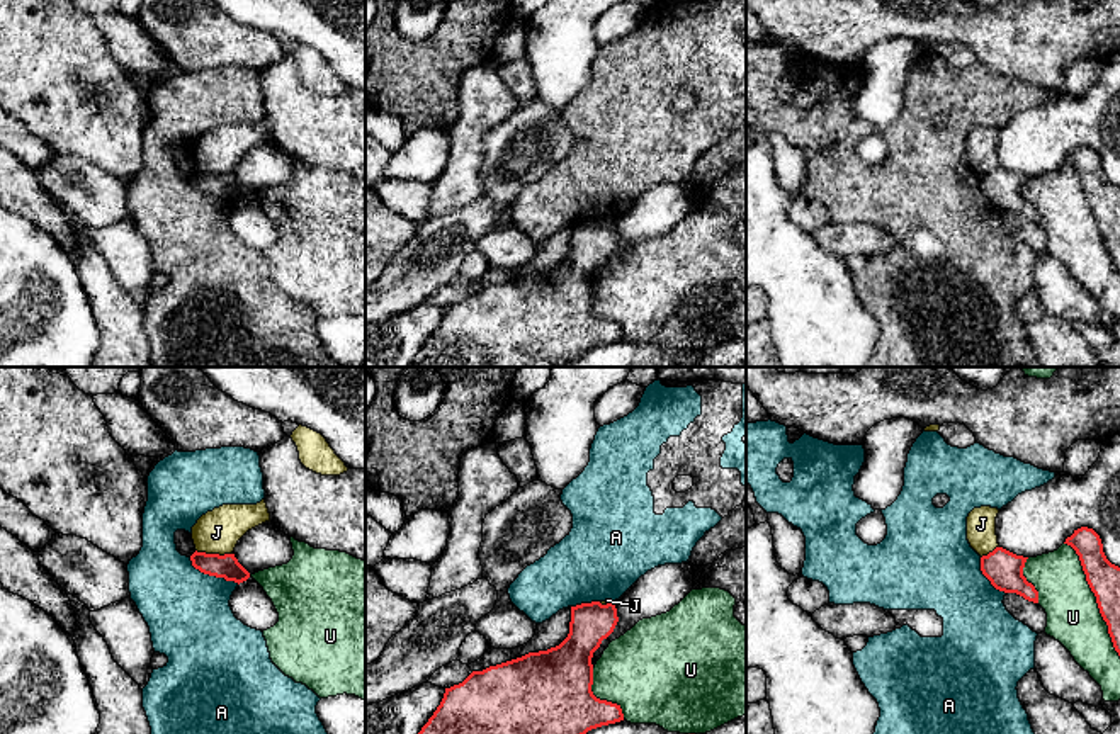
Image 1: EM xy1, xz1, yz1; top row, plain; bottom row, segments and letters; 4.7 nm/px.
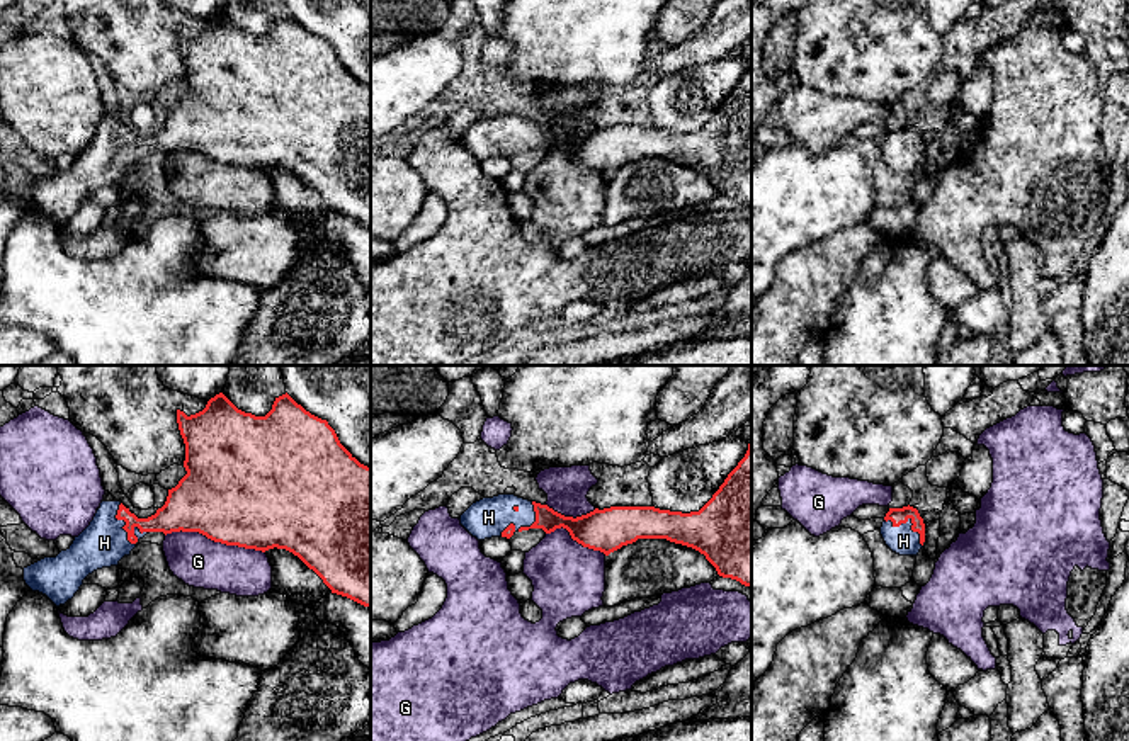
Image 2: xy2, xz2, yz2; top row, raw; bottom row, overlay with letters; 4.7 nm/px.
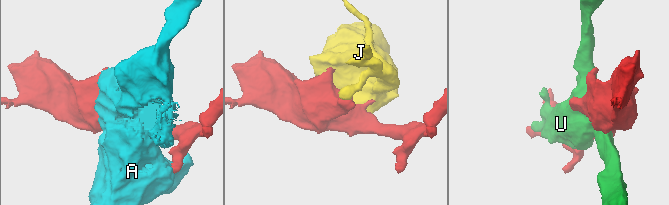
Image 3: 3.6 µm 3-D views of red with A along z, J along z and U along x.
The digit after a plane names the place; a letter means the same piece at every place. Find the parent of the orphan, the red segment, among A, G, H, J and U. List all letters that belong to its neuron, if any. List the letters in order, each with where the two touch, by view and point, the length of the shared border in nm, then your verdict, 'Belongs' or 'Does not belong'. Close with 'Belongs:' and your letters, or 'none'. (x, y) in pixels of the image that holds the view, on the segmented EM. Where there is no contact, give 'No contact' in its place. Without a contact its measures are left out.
A: Touches red at xy1 (213, 575). Shared border 260 nm. Does not belong
G: Touches red at xy2 (215, 541). Shared border 480 nm. Does not belong
H: Touches red at xz2 (526, 527). Shared border 220 nm. Belongs
J: Touches red at xy1 (214, 554). Shared border 180 nm. Does not belong
U: Touches red at yz1 (1097, 598). Shared border 600 nm. Does not belong
Belongs: H

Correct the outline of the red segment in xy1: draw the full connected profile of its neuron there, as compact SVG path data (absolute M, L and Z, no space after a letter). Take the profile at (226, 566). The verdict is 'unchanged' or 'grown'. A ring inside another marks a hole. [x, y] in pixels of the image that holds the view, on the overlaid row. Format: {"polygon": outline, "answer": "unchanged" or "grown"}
{"polygon": "M194 552L190 556L192 566L204 574L224 578L226 581L243 583L250 578L250 573L238 562L235 554L206 554Z", "answer": "unchanged"}

